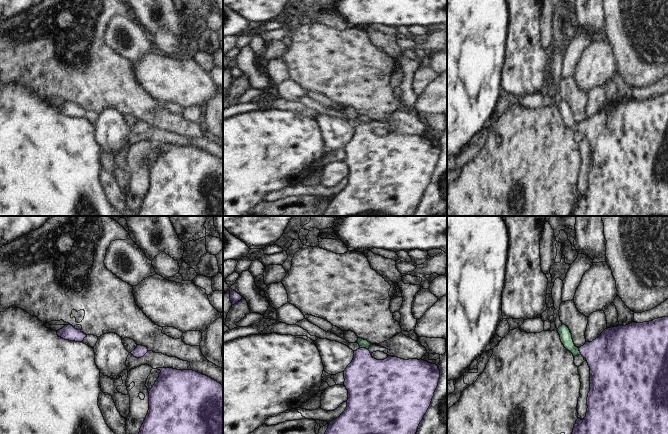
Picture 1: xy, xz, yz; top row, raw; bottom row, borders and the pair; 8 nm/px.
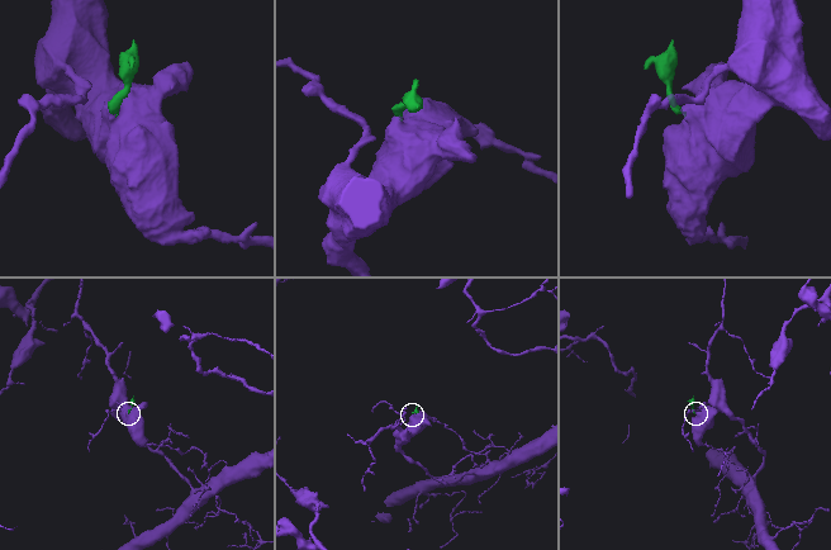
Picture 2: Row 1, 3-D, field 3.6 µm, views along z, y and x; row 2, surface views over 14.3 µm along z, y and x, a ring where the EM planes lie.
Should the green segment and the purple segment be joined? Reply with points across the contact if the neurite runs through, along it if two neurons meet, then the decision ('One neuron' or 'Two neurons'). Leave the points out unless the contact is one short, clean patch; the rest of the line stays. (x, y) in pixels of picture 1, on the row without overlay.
Path across: xz (362, 119), (364, 123), (366, 154). One neuron

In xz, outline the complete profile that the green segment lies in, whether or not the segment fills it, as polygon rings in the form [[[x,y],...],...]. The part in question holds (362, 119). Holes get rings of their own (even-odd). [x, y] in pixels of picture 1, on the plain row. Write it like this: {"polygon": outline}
{"polygon": [[[358,114],[357,119],[360,124],[354,127],[352,138],[344,146],[343,161],[348,166],[347,183],[338,194],[329,199],[321,216],[413,216],[438,162],[438,141],[422,135],[404,136],[392,132],[377,136],[369,127],[370,118]]]}

